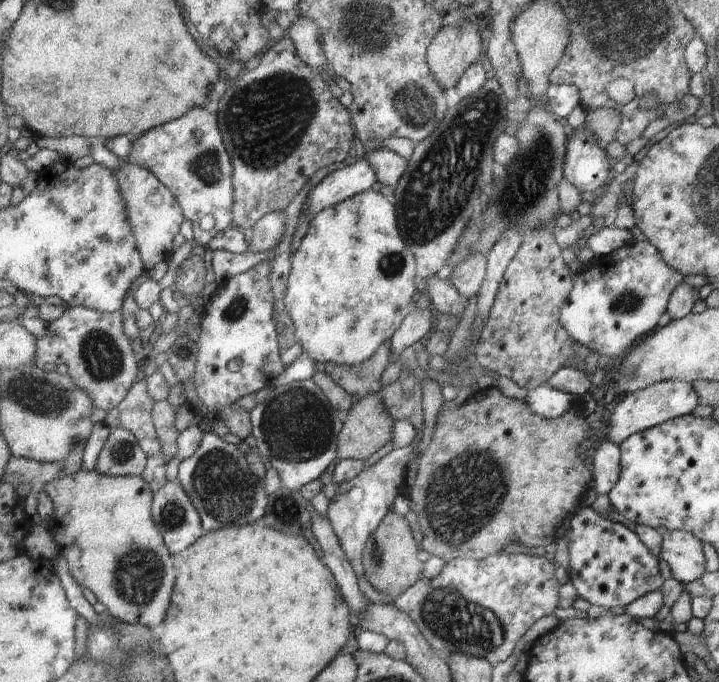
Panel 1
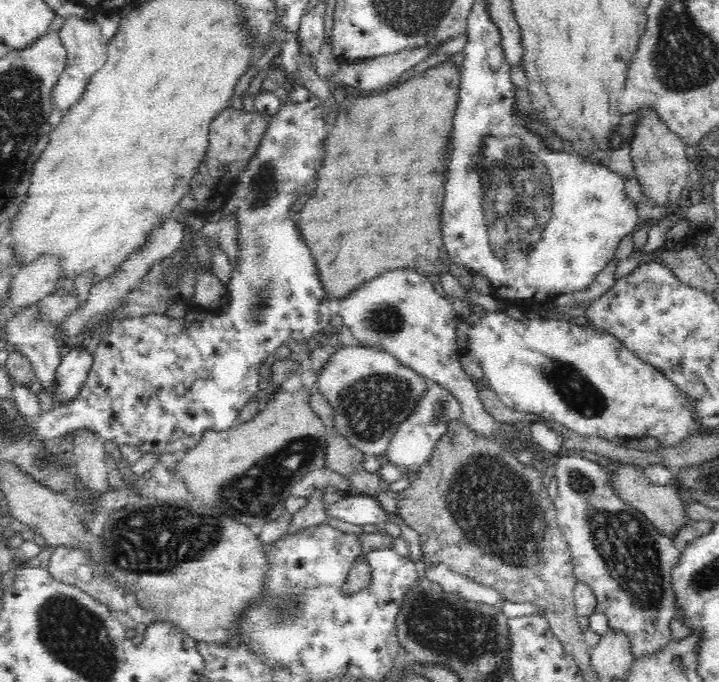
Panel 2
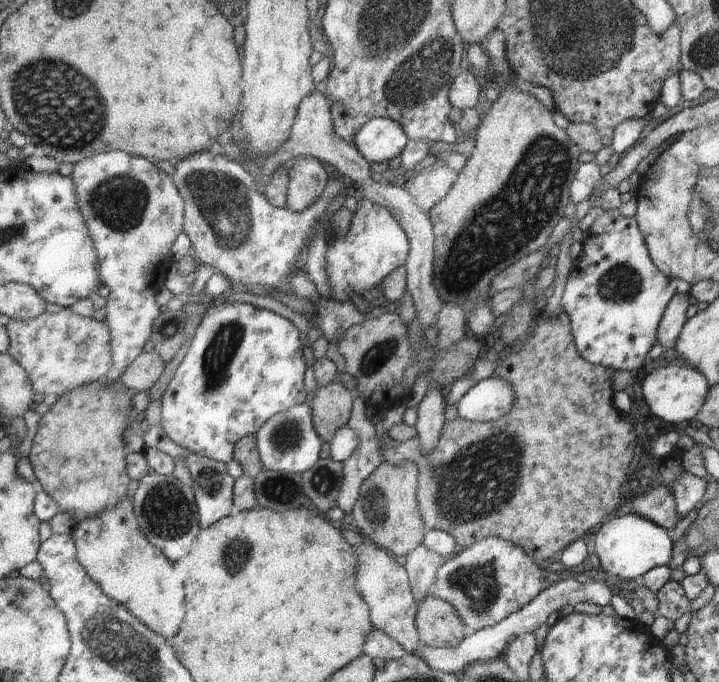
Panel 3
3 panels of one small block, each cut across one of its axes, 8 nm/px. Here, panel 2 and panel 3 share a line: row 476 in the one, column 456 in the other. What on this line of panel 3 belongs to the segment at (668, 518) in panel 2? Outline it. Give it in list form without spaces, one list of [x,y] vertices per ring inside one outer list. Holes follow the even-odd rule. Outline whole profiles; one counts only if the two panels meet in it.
[[[433,595],[419,603],[416,625],[422,643],[438,649],[459,646],[470,633],[454,605]]]

